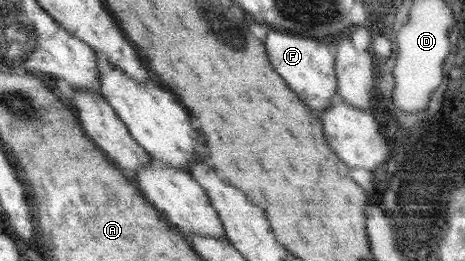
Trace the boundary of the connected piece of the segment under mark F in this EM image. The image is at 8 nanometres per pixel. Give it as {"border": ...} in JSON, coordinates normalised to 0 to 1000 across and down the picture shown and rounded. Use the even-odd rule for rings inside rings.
{"border":[[[578,107],[566,176],[591,280],[600,280],[600,295],[626,333],[626,349],[634,349],[647,395],[656,395],[665,418],[677,418],[686,437],[712,402],[716,364],[725,360],[725,291],[716,268],[716,203],[703,161],[656,149],[624,123]]]}

